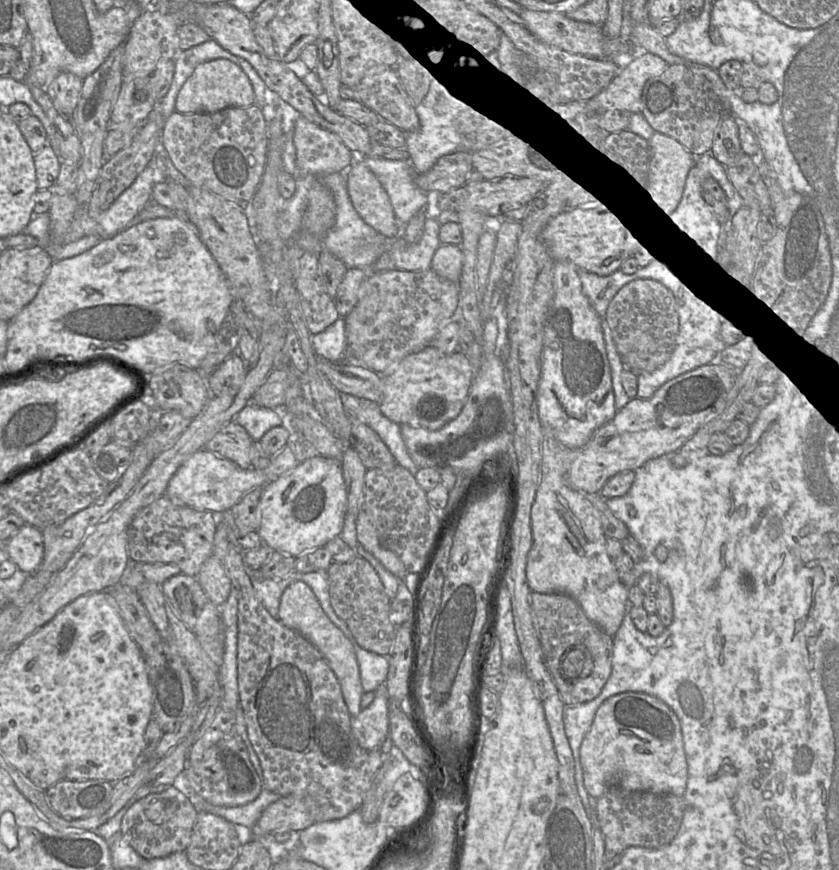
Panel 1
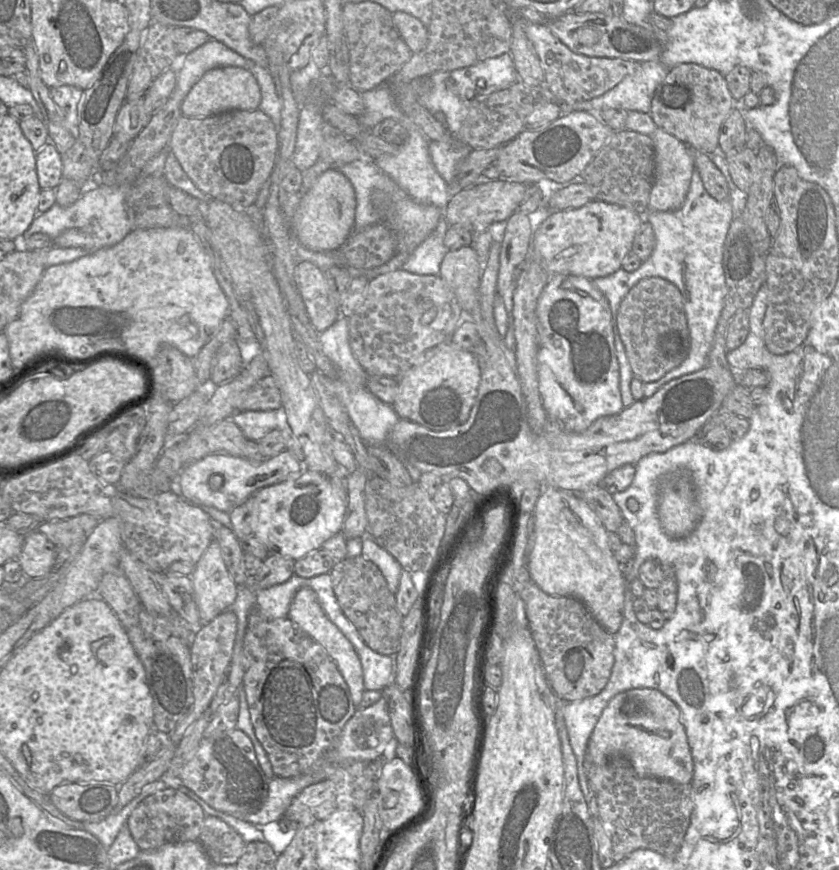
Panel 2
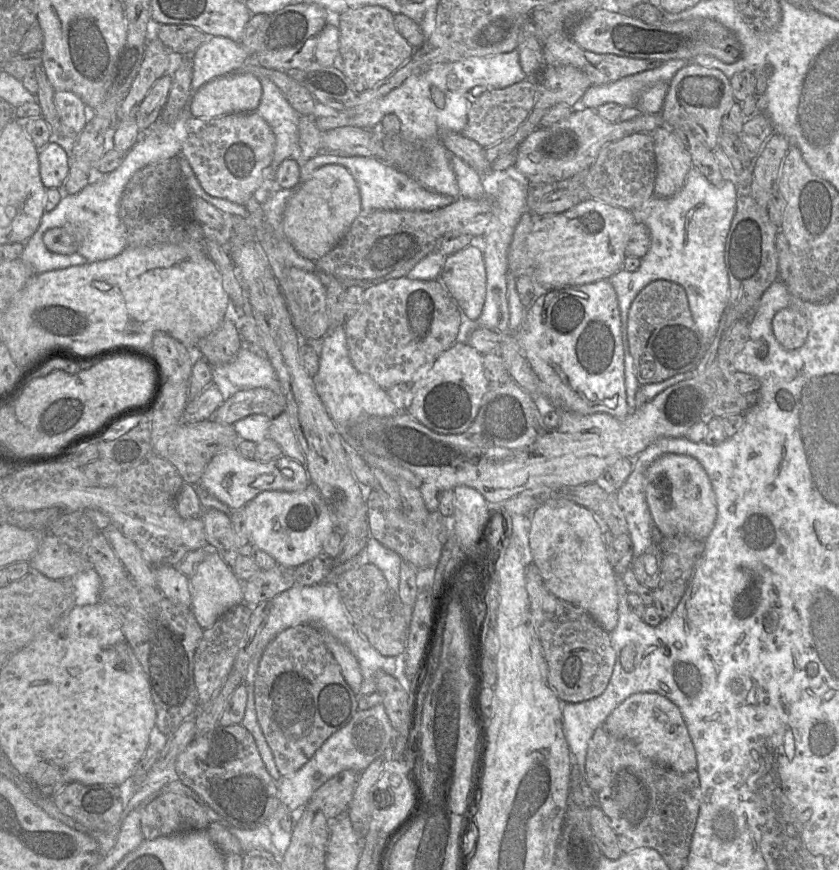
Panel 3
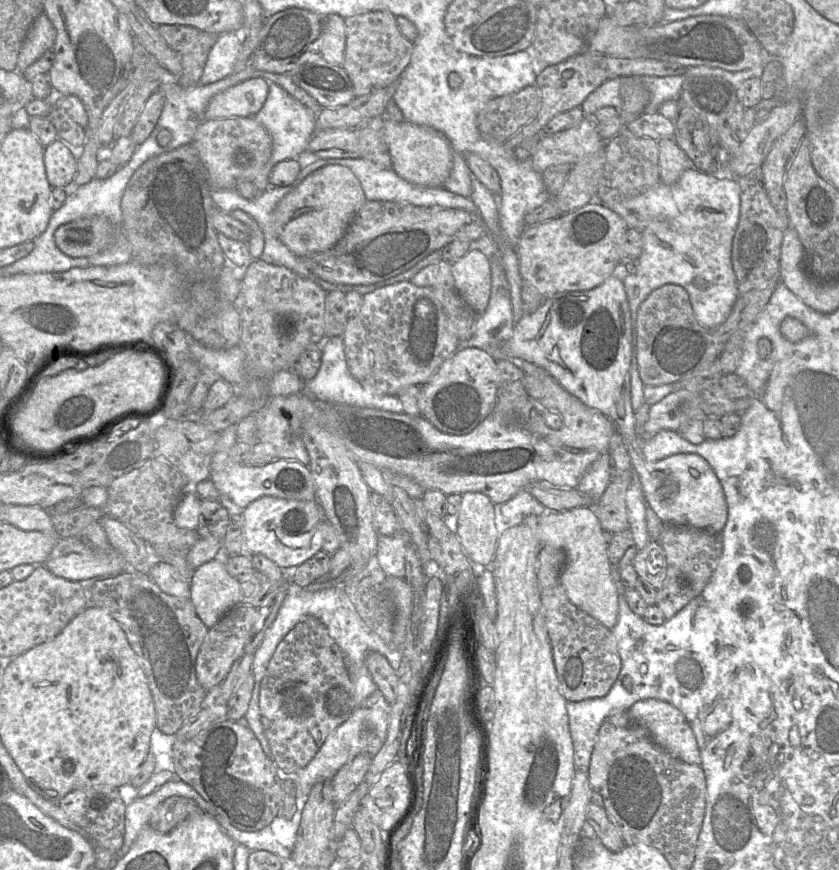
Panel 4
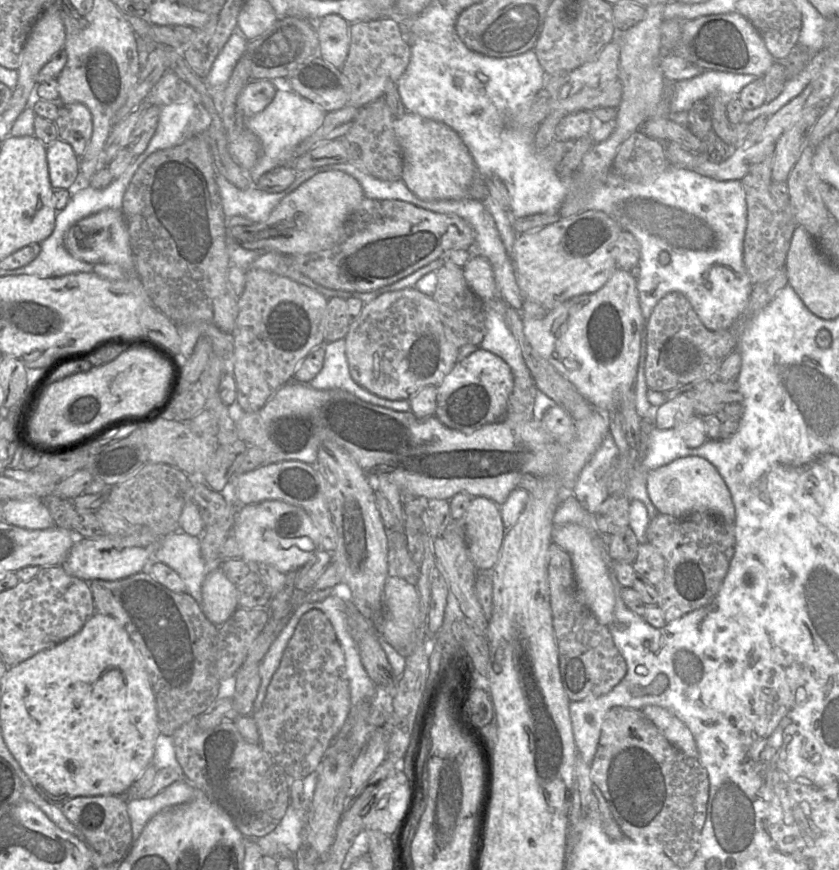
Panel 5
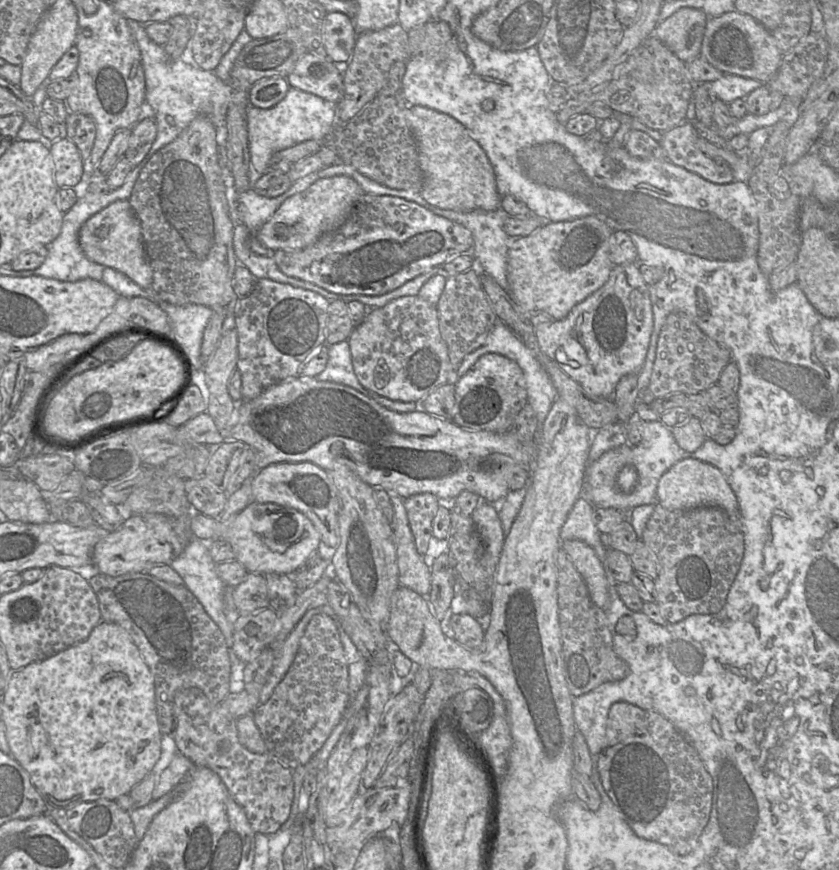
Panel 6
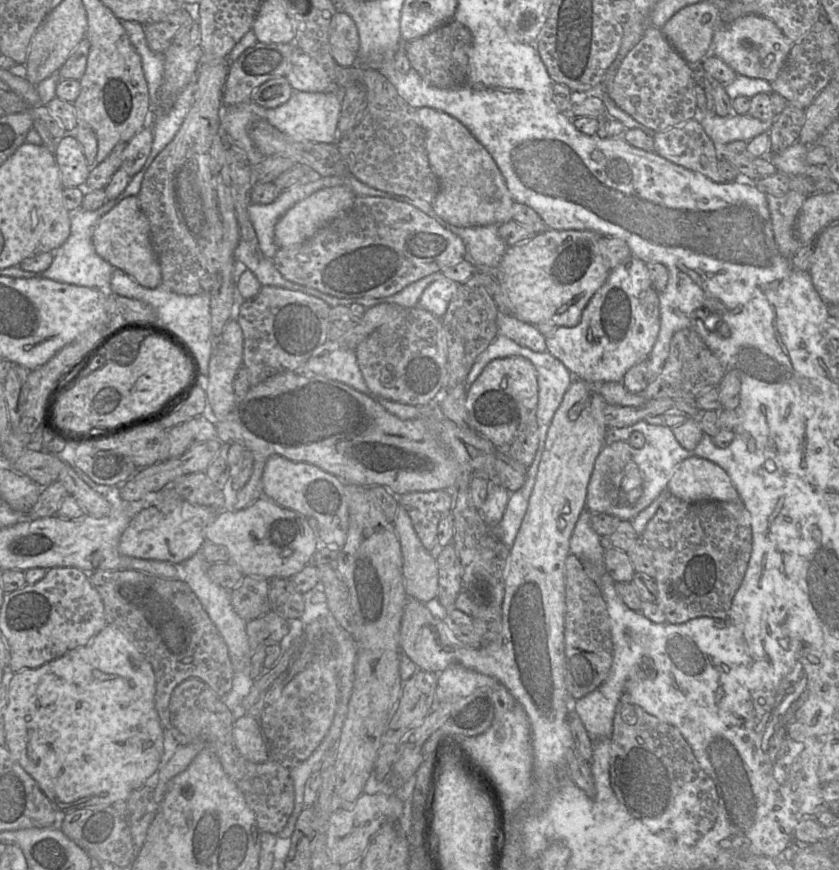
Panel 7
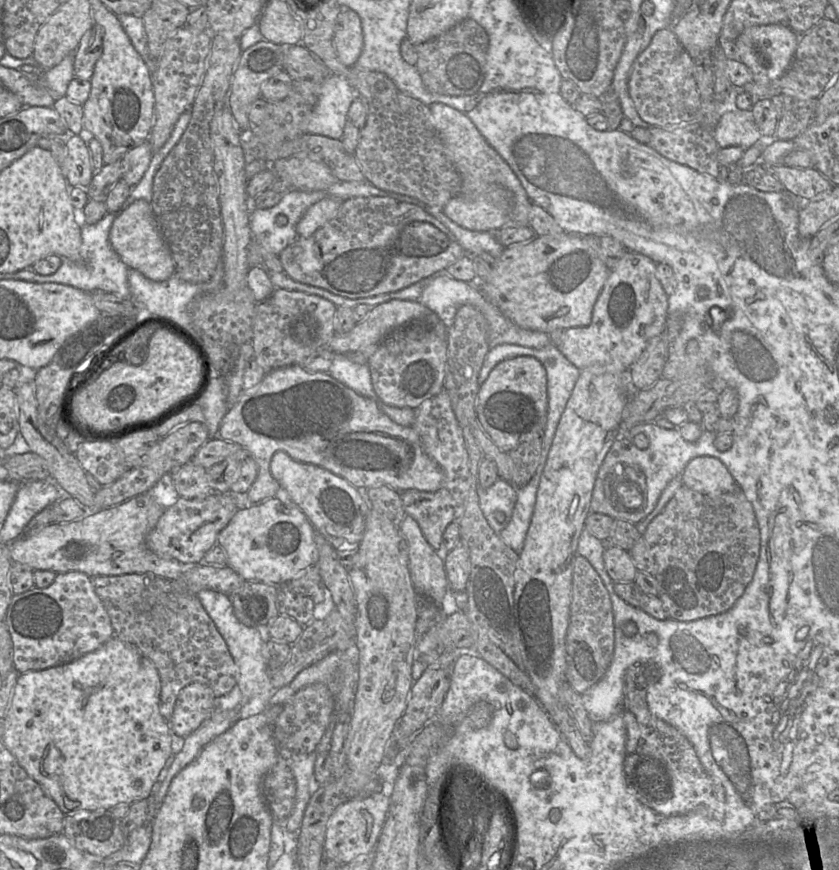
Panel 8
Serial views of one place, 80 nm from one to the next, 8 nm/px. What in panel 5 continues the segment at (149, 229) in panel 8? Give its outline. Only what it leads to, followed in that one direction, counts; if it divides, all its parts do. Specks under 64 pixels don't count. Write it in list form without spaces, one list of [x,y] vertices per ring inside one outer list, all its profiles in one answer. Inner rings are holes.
[[[103,209],[75,222],[64,235],[64,247],[76,259],[96,263],[111,263],[128,274],[135,274],[134,259],[125,217],[121,210]]]

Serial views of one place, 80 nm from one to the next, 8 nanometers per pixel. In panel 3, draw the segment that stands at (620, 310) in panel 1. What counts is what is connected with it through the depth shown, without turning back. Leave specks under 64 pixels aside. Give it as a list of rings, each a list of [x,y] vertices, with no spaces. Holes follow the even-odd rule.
[[[669,280],[653,281],[635,297],[628,312],[627,337],[641,385],[696,369],[710,345],[693,320],[685,289]]]

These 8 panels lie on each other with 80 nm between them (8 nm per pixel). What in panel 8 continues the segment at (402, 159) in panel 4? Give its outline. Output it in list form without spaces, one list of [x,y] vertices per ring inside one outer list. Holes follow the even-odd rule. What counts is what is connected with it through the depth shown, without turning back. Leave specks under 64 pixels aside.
[[[435,103],[429,108],[433,126],[462,180],[459,194],[442,208],[442,212],[457,225],[471,231],[496,233],[509,225],[528,226],[533,203],[510,166],[489,145],[475,124],[448,105]]]

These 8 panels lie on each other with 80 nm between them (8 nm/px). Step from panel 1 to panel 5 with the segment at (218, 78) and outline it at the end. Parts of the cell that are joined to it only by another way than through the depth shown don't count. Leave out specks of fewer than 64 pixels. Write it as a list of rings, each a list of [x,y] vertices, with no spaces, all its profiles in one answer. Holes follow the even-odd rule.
[[[269,80],[249,82],[237,98],[237,108],[244,118],[263,111],[273,100],[277,86]]]

